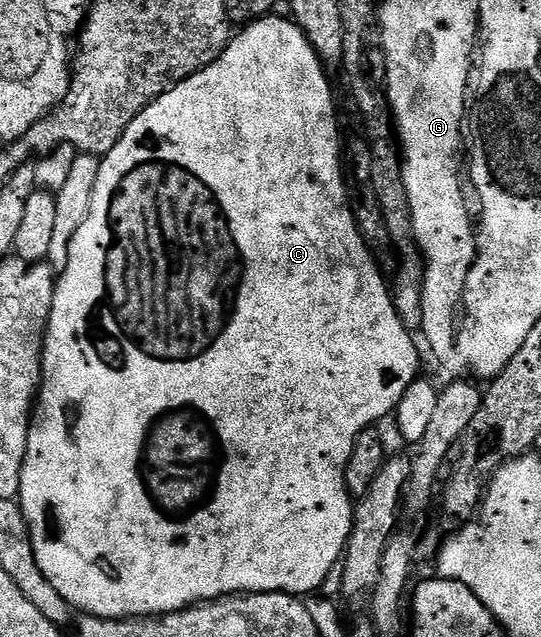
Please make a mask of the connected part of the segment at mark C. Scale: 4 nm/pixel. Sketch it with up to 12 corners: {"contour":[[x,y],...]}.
{"contour":[[293,20],[101,158],[17,500],[120,621],[310,595],[418,345]]}

